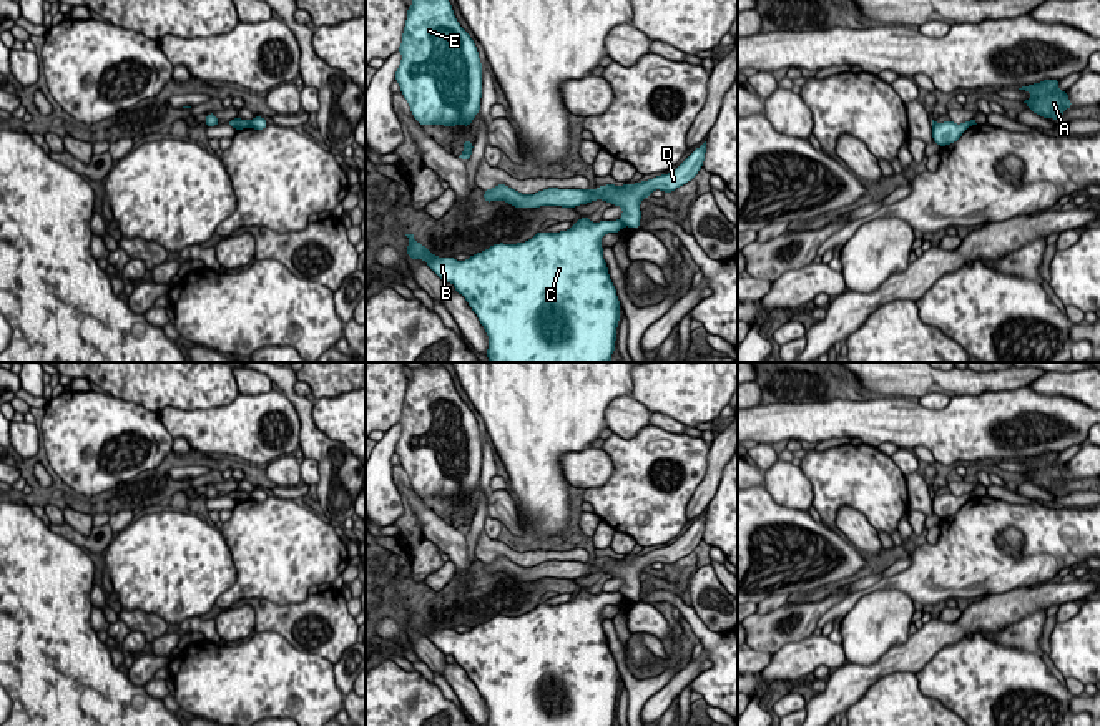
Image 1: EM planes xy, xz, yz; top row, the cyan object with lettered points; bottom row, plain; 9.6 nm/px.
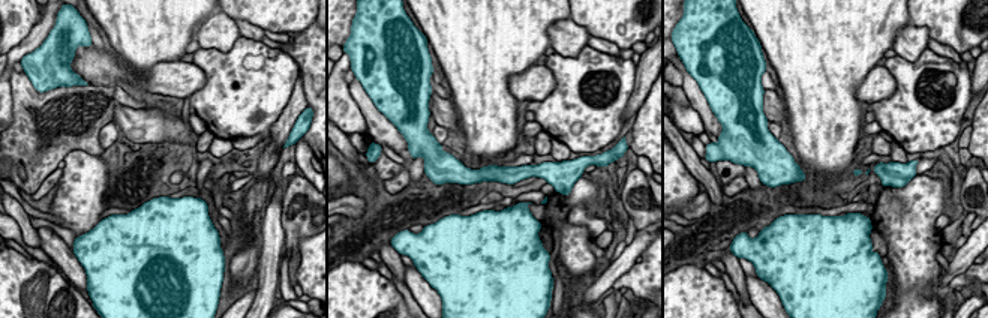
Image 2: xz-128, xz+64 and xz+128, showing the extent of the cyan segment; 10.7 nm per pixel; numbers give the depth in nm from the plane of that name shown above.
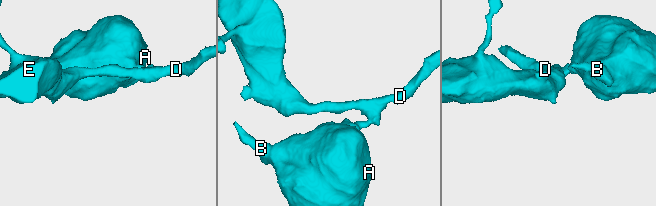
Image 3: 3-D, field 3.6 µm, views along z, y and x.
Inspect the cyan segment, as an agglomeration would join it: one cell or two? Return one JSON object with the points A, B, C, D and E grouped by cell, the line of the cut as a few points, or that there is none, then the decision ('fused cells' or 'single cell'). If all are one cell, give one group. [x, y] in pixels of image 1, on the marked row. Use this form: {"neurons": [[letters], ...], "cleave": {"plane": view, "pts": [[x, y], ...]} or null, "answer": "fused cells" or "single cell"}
{"neurons": [["A", "B", "C"], ["D", "E"]], "cleave": {"plane": "xz", "pts": [[618, 220], [623, 225]]}, "answer": "fused cells"}

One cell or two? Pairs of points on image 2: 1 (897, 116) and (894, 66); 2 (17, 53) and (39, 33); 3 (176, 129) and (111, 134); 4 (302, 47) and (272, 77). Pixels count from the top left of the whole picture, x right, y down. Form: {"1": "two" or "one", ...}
{"1": "one", "2": "one", "3": "two", "4": "two"}

